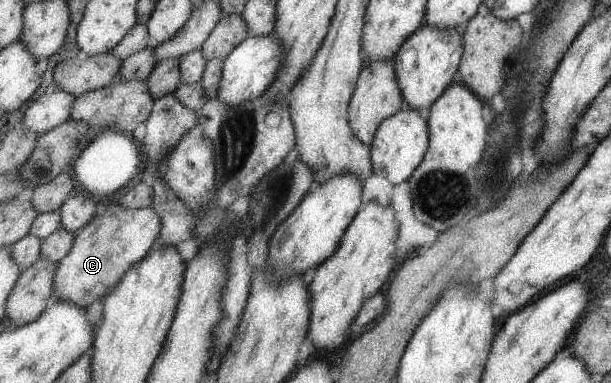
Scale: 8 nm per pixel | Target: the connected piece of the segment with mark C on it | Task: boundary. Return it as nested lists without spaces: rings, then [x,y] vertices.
[[[119,203],[117,206],[109,204],[103,214],[76,233],[71,252],[58,262],[54,294],[58,293],[62,301],[87,309],[119,286],[129,269],[147,257],[149,250],[157,246],[162,228],[161,216],[152,207],[128,209]]]

